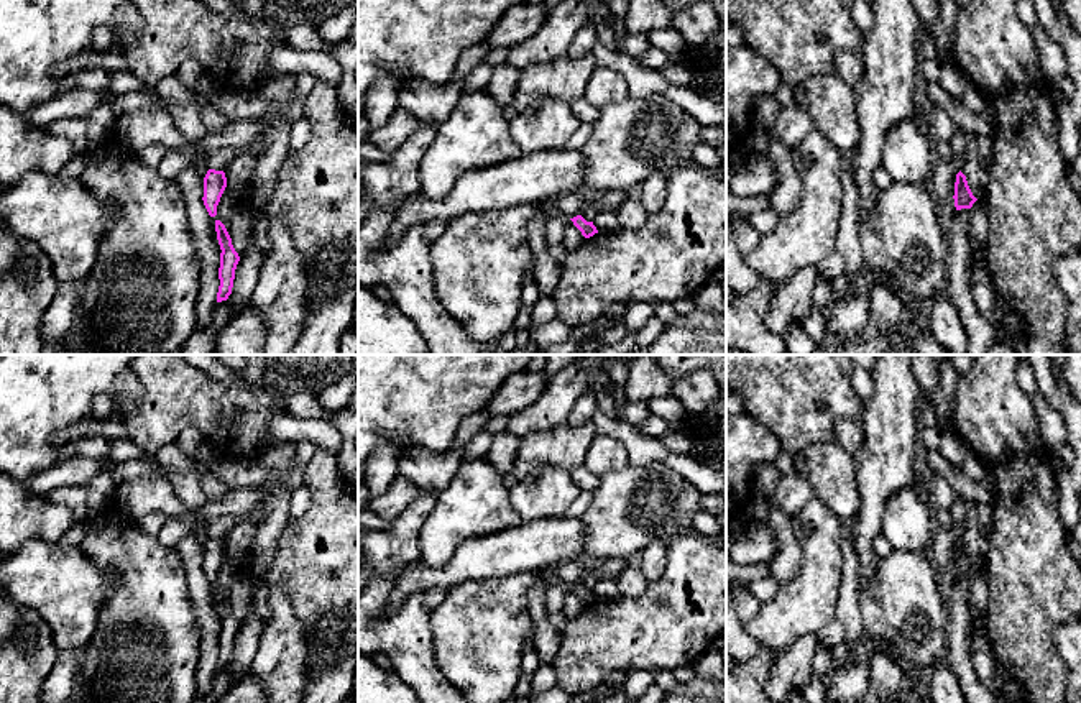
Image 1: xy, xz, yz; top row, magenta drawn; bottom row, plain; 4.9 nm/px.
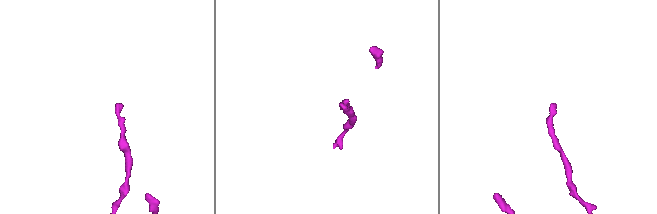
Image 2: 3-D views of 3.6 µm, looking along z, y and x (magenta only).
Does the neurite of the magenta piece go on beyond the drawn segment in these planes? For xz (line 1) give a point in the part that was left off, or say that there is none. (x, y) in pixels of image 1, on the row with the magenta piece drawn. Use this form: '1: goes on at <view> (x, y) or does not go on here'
1: does not go on here

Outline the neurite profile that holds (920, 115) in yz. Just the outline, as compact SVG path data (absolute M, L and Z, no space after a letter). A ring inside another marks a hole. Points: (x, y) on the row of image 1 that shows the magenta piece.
M918 87L913 97L913 118L917 120L917 125L920 126L920 130L932 140L930 113L925 112L927 105L928 105L927 95L922 90L922 87Z

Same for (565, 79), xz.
M593 54L580 59L565 56L547 62L534 62L519 71L513 105L524 112L545 97L572 103L585 95L586 84L598 67Z

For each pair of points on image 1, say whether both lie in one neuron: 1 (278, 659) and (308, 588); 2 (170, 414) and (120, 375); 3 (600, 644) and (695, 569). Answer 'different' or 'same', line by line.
1: different
2: different
3: same

